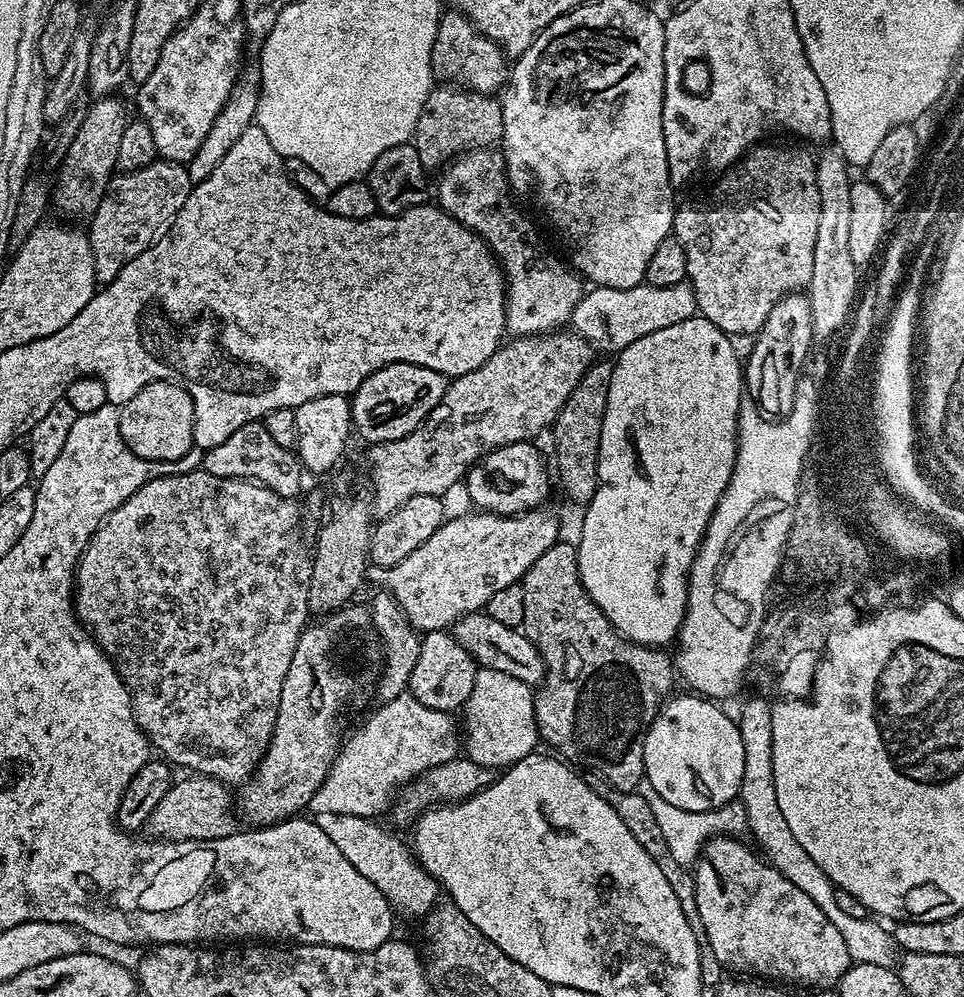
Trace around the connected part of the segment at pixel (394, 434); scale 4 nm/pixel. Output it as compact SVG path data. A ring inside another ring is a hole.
M385 364L383 368L374 370L374 374L370 374L366 378L366 382L362 382L362 386L358 386L358 390L353 392L350 397L352 426L355 435L357 437L360 435L362 439L368 440L369 445L373 445L385 444L388 440L397 440L406 434L410 434L428 417L430 410L434 410L434 406L438 406L438 402L442 402L442 394L446 394L448 385L449 381L446 377L426 366Z

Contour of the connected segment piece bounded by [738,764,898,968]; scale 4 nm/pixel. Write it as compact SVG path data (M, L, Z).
M748 764L748 776L742 774L742 786L738 797L739 803L744 805L746 818L748 819L748 832L750 836L760 843L759 851L763 859L767 860L772 867L777 868L802 894L807 894L814 906L834 922L838 934L842 934L842 942L846 942L846 950L850 958L857 964L869 964L870 966L893 967L898 960L898 949L891 931L879 919L876 918L853 918L851 914L845 914L834 902L834 894L837 889L822 874L822 866L802 850L798 838L790 831L786 818L782 815L782 809L778 807L778 793L774 791L774 766L768 768L768 764Z

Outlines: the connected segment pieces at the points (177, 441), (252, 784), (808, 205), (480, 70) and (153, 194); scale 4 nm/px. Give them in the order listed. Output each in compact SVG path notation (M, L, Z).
M160 380L143 387L118 410L119 433L132 453L146 461L177 461L193 445L193 400L182 384Z
M356 603L313 619L298 638L286 682L282 682L274 734L256 773L234 800L239 815L252 823L249 825L279 824L303 813L336 760L342 743L340 711L360 684L356 664L379 665L382 660L380 635L372 626L371 611Z
M761 142L755 148L748 149L732 167L727 168L719 177L720 180L712 188L712 193L705 200L692 200L689 204L681 203L676 210L676 217L672 223L672 235L686 250L687 283L692 285L696 310L699 315L706 317L714 326L718 326L733 338L739 336L755 337L764 327L770 310L783 296L790 296L807 289L810 274L814 266L814 238L818 238L818 178L816 177L816 161L813 153L803 152L800 148L779 148L772 142Z
M448 10L438 22L432 51L432 74L437 81L469 88L472 92L496 94L507 85L510 60L490 38L486 38L461 12Z
M159 158L133 172L113 175L102 202L98 202L98 210L90 218L89 224L92 225L86 228L94 254L97 285L106 286L114 282L126 262L154 243L172 223L176 212L182 210L193 183L185 165Z

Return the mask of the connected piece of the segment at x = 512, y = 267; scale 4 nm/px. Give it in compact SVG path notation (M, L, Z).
M496 150L465 152L451 161L439 176L440 181L434 184L439 207L484 239L504 273L507 335L512 338L542 336L563 329L571 321L574 306L578 306L584 296L585 281L565 261L564 265L554 253L548 252L530 217L515 216L504 209L510 189L503 155Z

